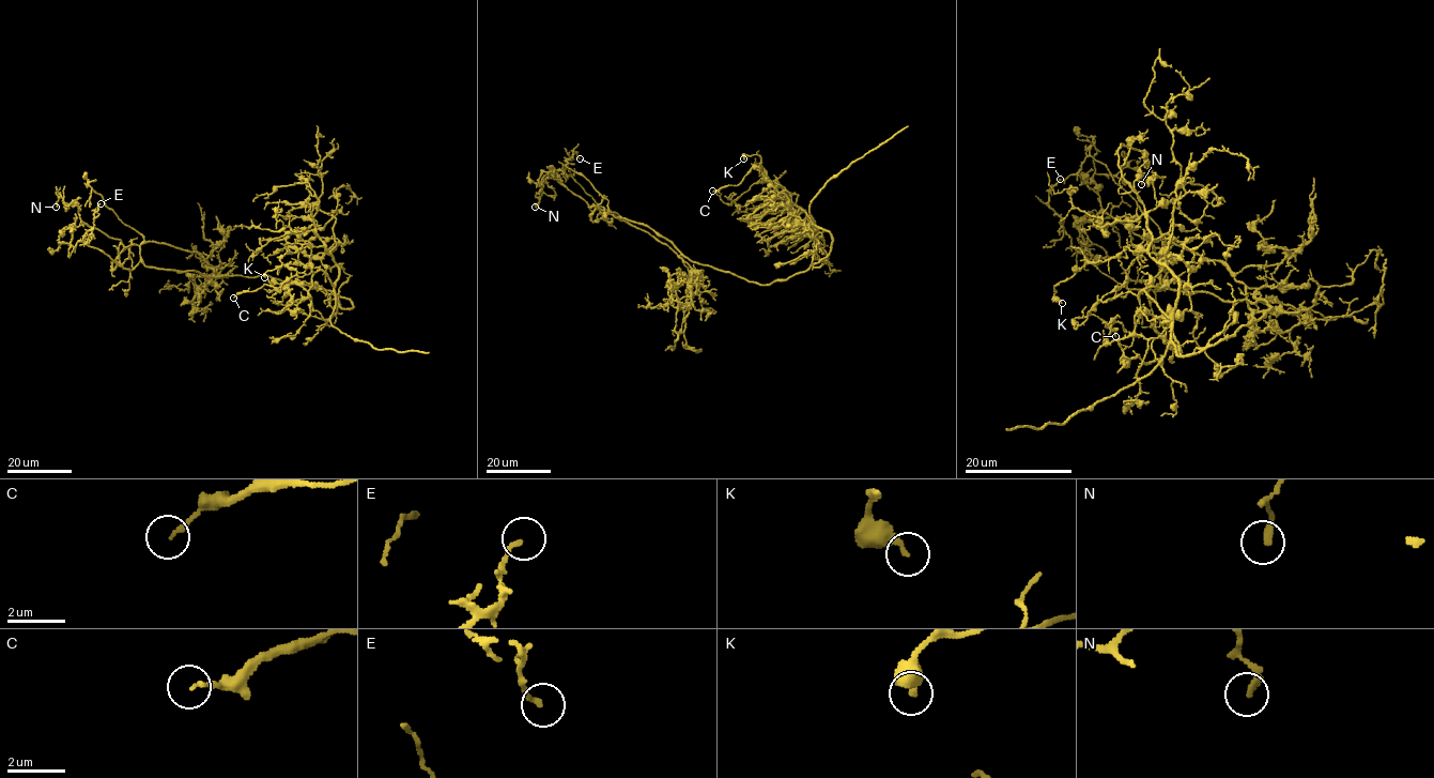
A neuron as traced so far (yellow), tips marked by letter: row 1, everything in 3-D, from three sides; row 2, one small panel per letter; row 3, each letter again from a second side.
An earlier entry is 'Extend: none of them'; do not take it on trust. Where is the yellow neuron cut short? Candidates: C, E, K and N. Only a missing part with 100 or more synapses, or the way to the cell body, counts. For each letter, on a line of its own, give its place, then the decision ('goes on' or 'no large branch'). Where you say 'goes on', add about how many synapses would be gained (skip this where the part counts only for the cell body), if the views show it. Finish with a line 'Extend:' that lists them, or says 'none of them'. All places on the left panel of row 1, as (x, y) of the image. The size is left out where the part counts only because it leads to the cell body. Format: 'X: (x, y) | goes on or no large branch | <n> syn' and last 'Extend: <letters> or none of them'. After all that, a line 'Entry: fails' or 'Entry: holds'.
C: (233, 298) | no large branch
E: (101, 203) | no large branch
K: (264, 277) | no large branch
N: (56, 207) | no large branch
Extend: none of them
Entry: holds

